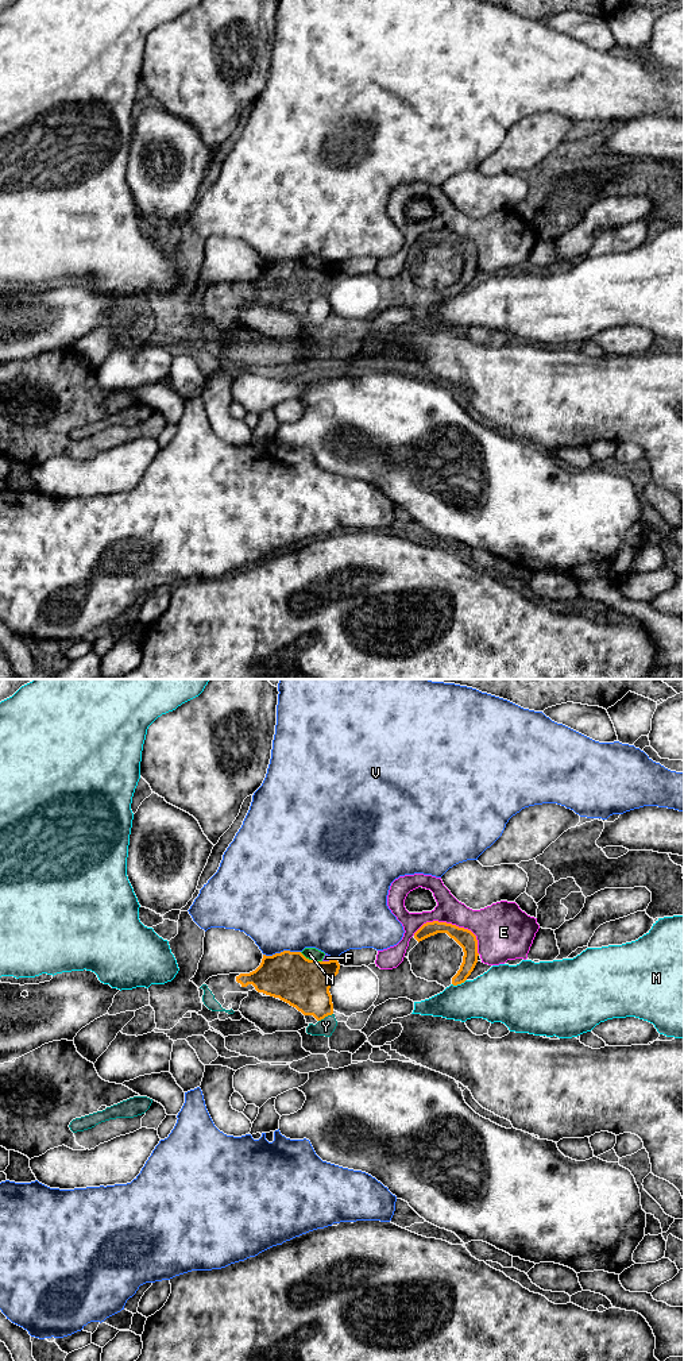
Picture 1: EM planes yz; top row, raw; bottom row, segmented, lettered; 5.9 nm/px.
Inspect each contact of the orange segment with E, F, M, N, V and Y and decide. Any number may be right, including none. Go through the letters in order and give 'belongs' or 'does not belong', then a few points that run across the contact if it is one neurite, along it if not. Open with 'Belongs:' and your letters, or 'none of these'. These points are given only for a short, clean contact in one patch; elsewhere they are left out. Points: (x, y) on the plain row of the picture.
Belongs: Y
E: does not belong
F: does not belong; line yz (335, 268), (323, 270)
M: does not belong
N: does not belong
V: does not belong
Y: belongs; line yz (302, 292), (325, 324), (325, 335)

